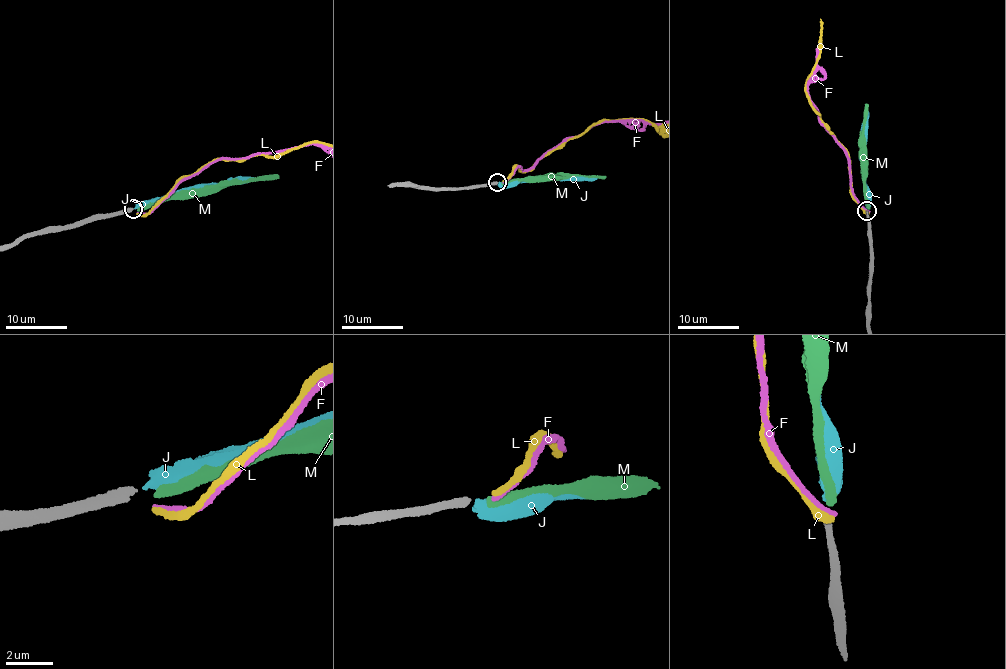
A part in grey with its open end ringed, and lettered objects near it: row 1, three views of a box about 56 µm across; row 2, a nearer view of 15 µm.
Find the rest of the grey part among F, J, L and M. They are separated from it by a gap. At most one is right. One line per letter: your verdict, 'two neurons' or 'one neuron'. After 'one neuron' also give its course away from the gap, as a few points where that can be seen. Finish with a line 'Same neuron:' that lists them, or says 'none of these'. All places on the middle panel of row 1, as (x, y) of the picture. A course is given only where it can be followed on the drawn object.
F: two neurons
J: two neurons
L: two neurons
M: one neuron | via (502, 184), (605, 177)
Same neuron: M

